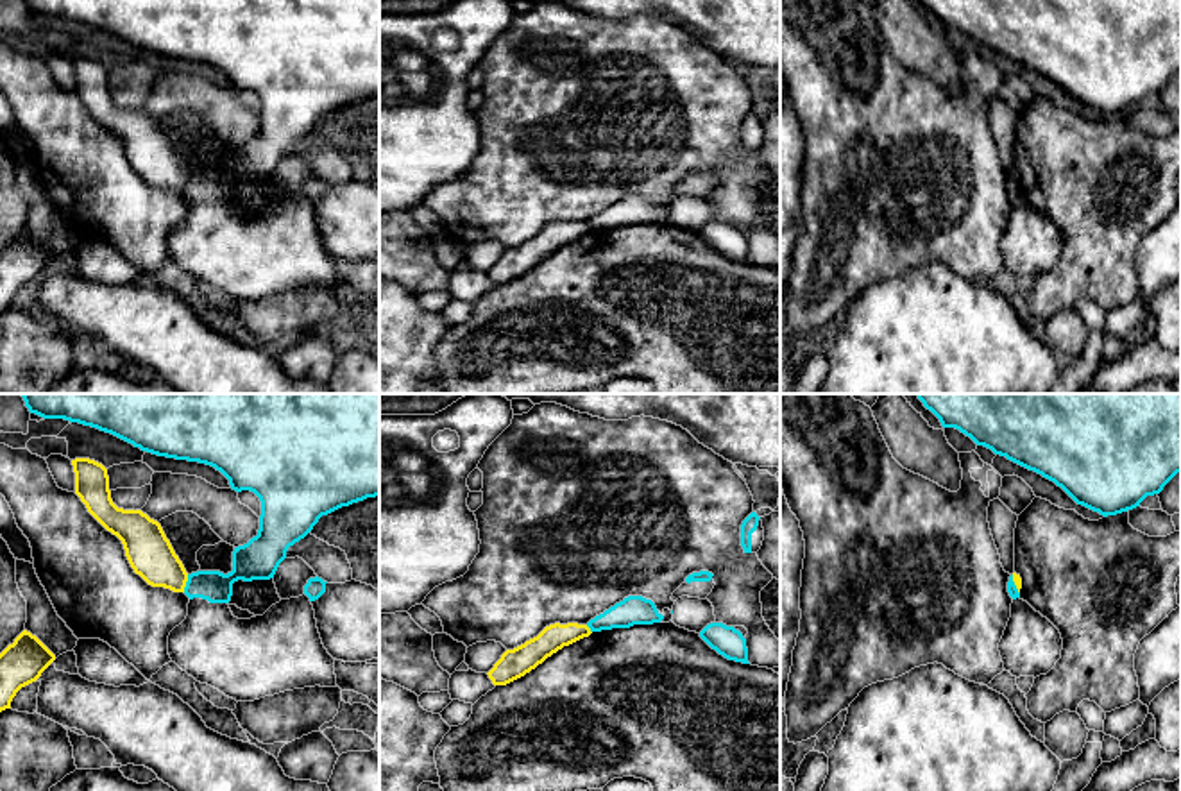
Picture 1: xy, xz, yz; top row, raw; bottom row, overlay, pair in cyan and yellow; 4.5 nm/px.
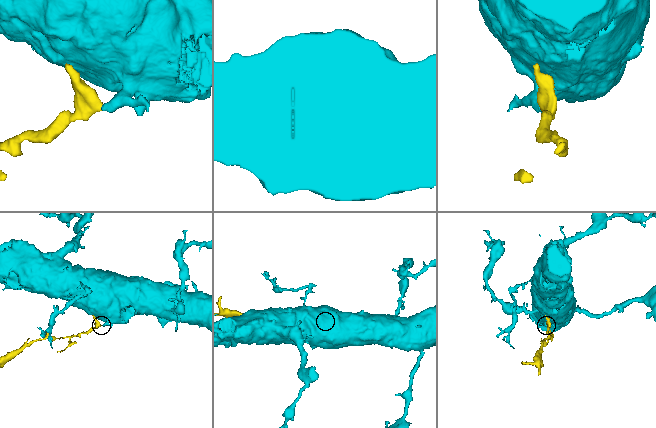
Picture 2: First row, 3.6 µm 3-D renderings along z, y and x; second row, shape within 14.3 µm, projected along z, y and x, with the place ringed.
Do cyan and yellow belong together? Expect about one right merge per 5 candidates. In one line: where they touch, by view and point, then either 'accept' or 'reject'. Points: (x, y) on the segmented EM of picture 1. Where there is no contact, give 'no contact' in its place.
xy (186, 584) | reject

